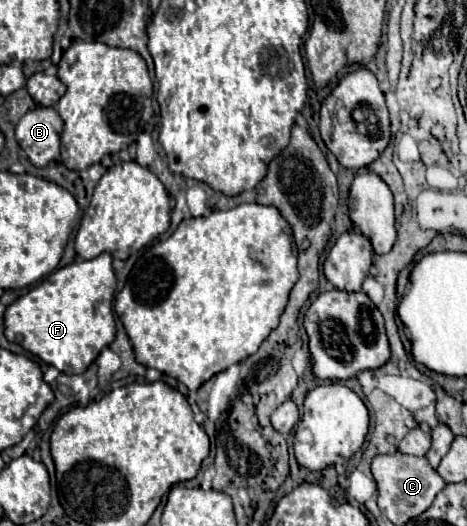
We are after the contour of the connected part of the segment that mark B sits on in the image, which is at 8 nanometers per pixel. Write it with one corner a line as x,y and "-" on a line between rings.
36,106
16,124
16,140
34,166
46,166
60,156
62,118
54,108

